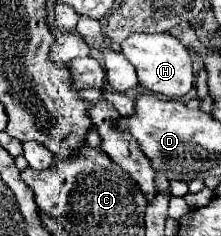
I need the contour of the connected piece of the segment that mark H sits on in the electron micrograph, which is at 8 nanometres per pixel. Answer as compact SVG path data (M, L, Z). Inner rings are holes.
M164 32L164 34L132 34L130 38L126 38L122 42L122 54L136 68L138 82L146 90L158 92L164 98L176 100L176 98L188 94L196 82L190 50L168 32Z

